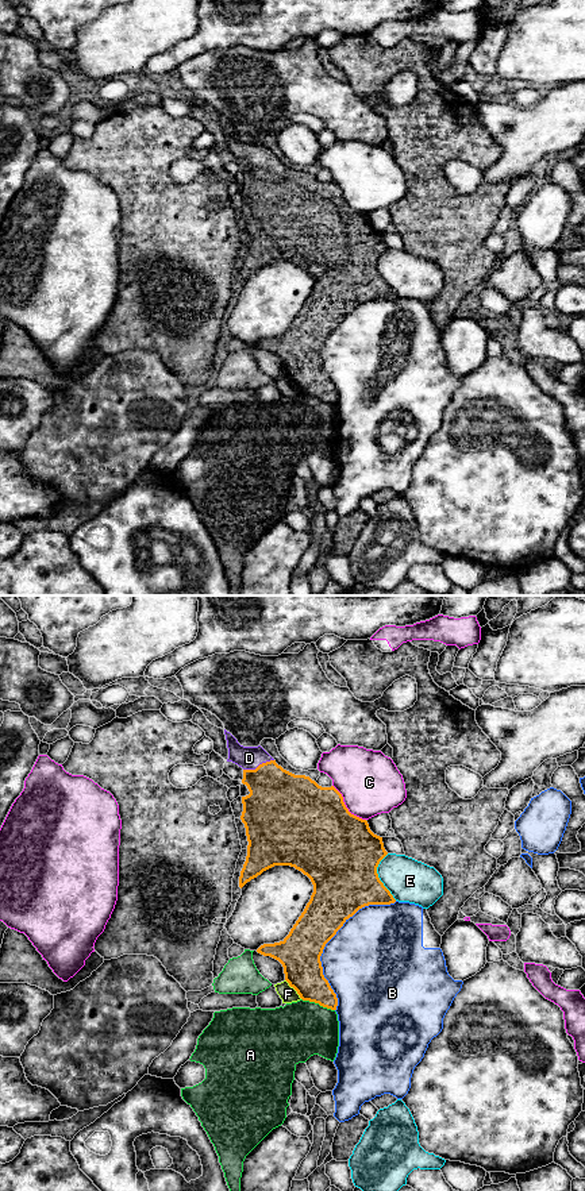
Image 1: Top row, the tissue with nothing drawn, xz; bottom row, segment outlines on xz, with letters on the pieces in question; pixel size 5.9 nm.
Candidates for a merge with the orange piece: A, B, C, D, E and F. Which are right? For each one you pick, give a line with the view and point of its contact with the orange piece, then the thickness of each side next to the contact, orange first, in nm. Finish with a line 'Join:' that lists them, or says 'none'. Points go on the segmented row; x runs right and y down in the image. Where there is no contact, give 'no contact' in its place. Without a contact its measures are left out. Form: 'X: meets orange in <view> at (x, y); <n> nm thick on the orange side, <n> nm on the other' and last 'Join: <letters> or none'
D: meets orange in xz at (260, 764); 360 nm thick on the orange side, 140 nm on the other
Join: D

